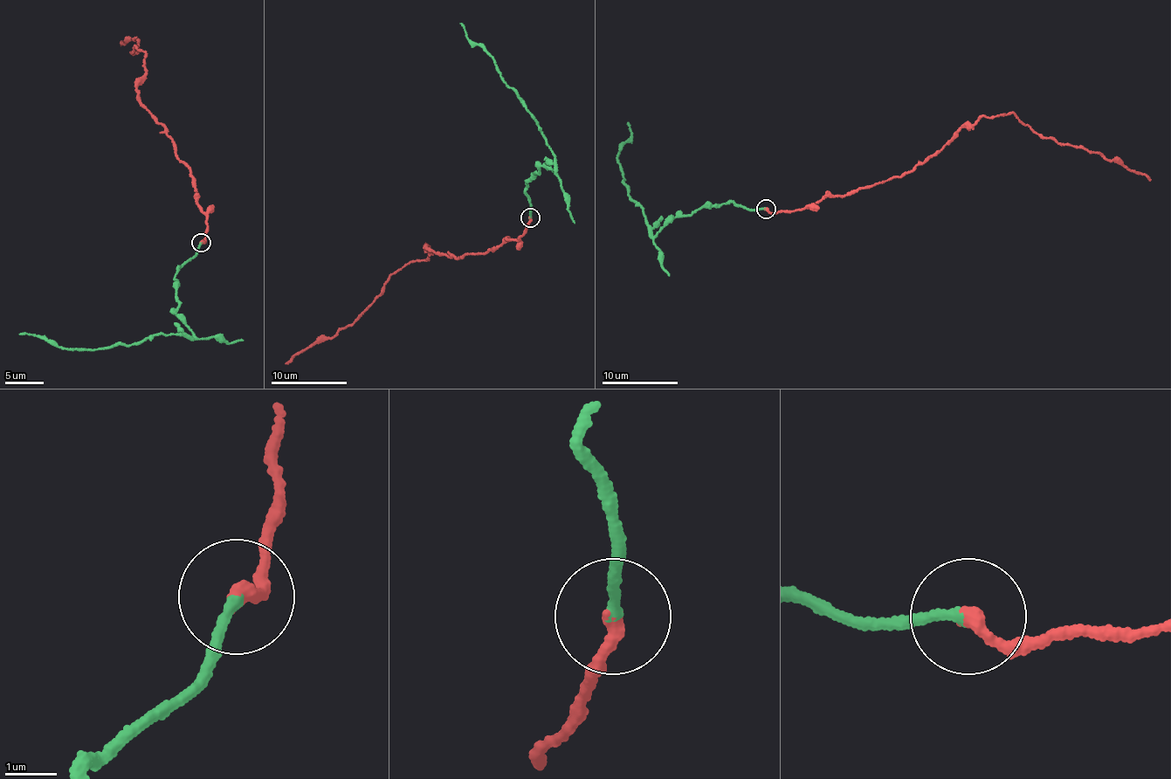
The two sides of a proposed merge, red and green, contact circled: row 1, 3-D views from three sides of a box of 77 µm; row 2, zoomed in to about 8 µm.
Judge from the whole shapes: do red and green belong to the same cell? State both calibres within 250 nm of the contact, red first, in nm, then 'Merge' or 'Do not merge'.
Thickness 280 nm (red) against 190 nm. Merge

